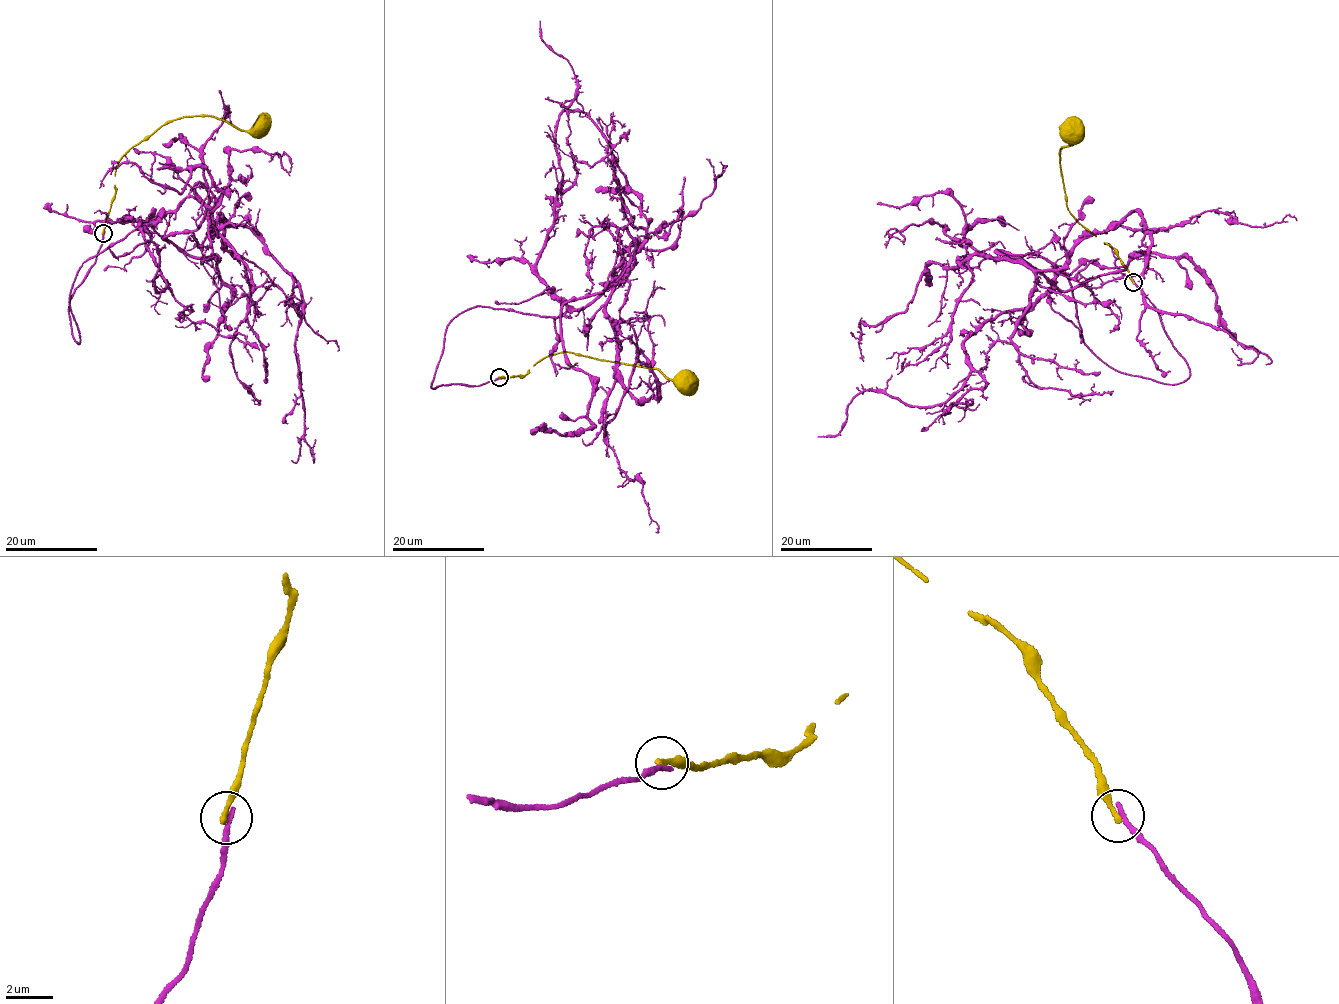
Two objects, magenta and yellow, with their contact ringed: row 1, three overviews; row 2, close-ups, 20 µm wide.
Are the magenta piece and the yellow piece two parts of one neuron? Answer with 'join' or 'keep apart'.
keep apart

